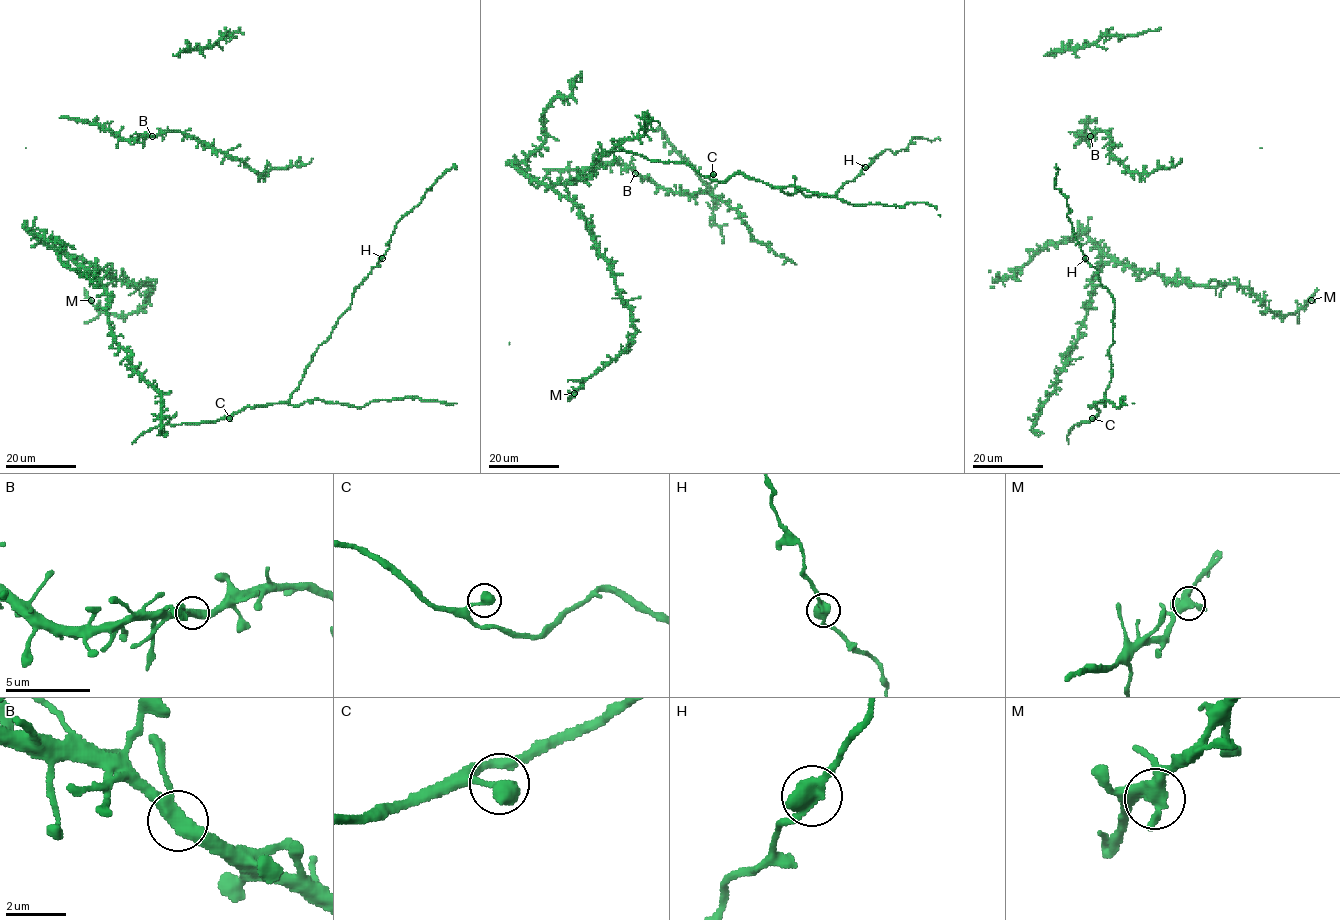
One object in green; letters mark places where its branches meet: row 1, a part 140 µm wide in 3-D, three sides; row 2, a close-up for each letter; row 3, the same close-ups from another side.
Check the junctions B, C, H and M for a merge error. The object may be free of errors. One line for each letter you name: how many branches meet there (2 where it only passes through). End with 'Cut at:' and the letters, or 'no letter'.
Cut at: no letter

